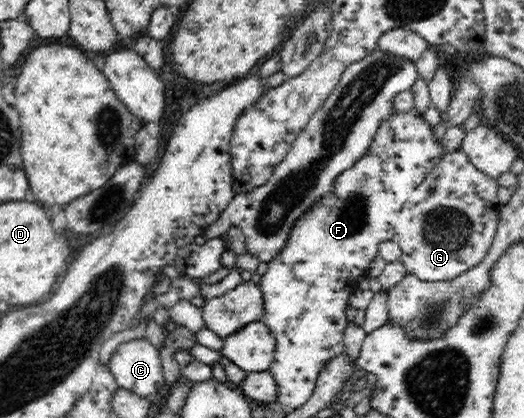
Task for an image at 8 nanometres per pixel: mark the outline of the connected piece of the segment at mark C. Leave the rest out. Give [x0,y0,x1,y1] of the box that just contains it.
[108,339,165,397]

